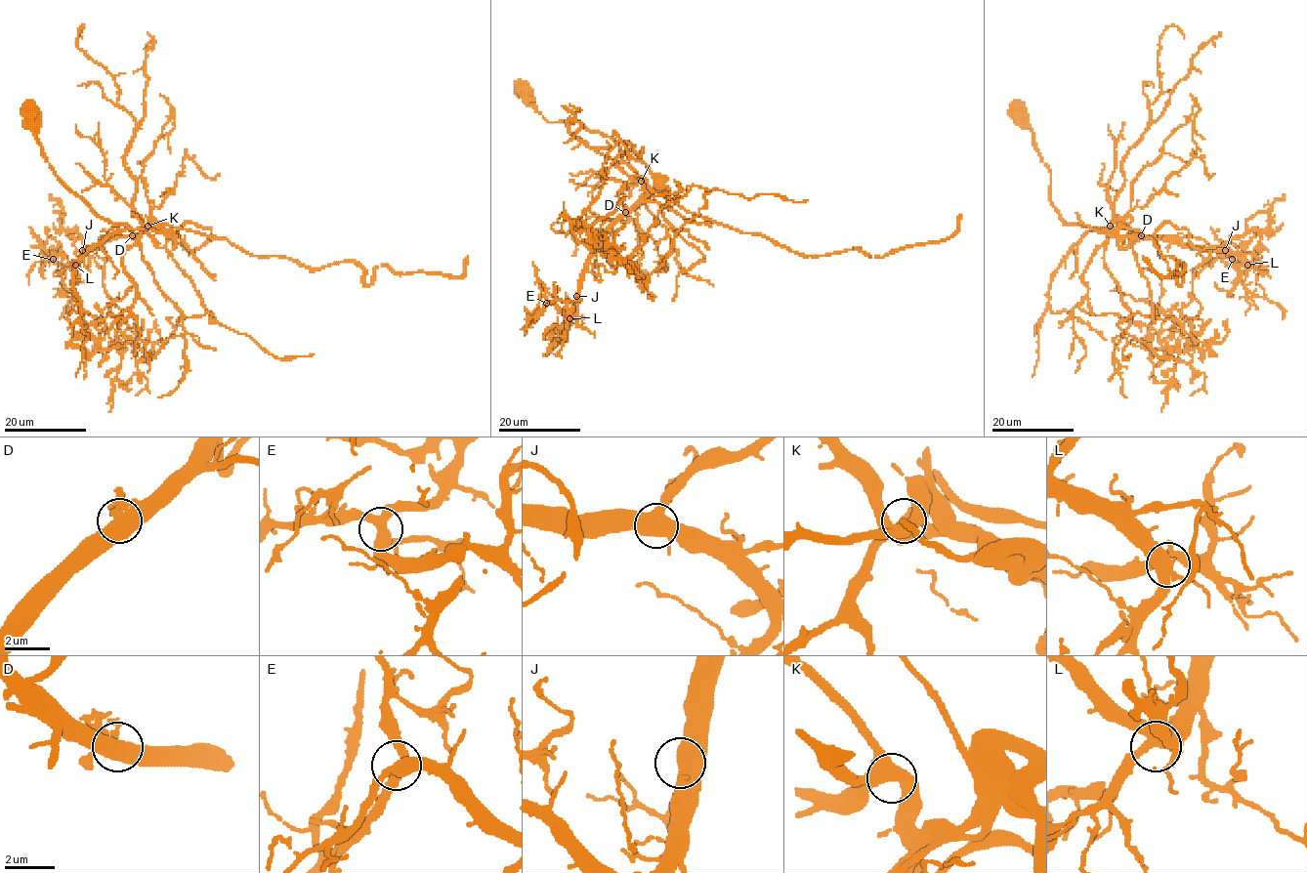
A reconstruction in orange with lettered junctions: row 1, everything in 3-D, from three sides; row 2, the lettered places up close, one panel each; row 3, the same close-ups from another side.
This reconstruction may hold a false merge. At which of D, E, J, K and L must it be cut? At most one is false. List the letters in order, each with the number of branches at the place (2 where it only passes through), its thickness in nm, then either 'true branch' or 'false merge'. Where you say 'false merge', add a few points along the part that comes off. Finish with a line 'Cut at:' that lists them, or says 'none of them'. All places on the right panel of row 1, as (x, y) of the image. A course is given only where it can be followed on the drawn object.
D: branches 4; calibre 500 nm; false merge; course (1140, 234), (1209, 247), (1192, 328), (1201, 348), (1214, 341), (1136, 312), (1117, 326), (1129, 354)
E: branches 4; calibre 440 nm; true branch
J: branches 4; calibre 460 nm; true branch
K: branches 4; calibre 460 nm; true branch
L: branches 5; calibre 480 nm; true branch
Cut at: D

